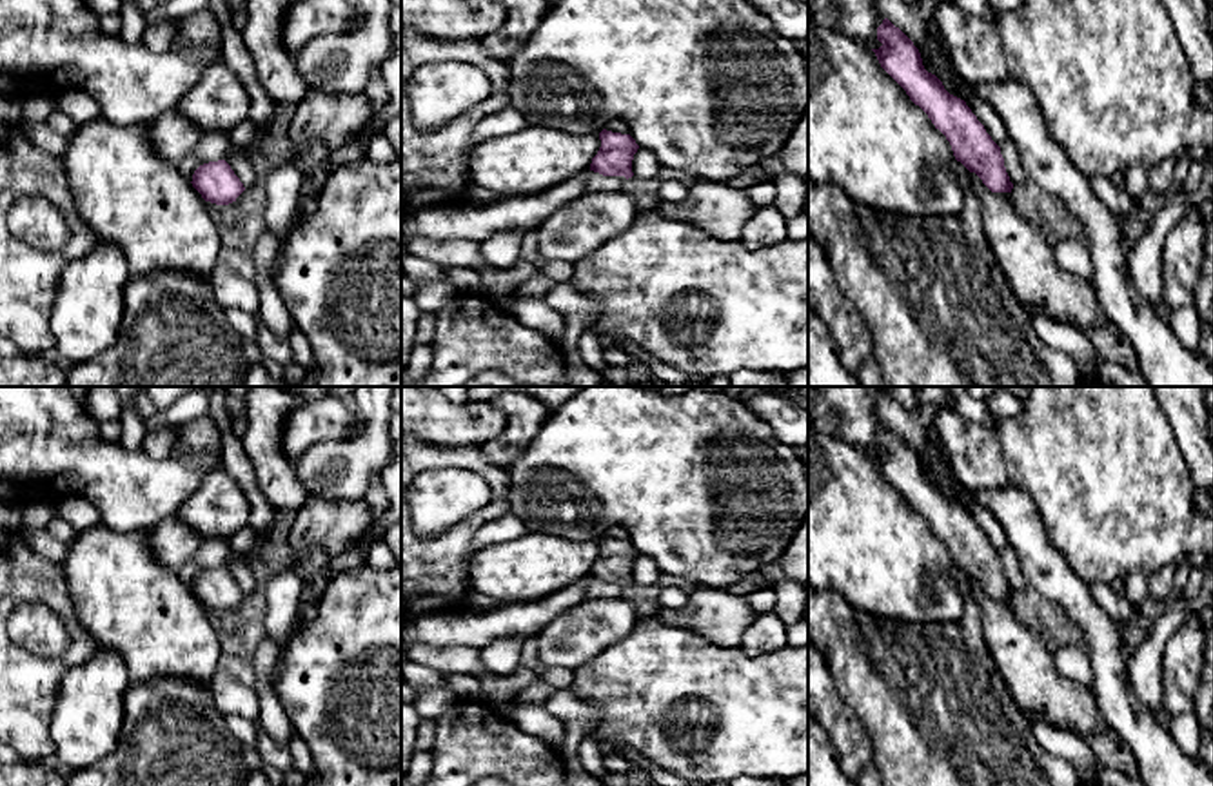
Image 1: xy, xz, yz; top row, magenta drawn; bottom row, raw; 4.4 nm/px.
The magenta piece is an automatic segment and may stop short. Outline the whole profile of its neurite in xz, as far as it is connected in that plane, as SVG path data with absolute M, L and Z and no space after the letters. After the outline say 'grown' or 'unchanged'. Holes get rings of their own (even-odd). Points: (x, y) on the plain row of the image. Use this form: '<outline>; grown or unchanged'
M603 535L599 539L601 554L592 565L590 577L603 583L634 583L632 566L639 552L630 541L612 539Z; unchanged

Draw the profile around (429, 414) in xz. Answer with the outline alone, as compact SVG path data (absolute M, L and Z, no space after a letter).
M401 387L401 430L434 447L483 447L507 418L492 401L452 403L439 387Z

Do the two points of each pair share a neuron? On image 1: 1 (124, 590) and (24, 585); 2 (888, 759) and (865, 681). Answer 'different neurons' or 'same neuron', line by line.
1: different neurons
2: same neuron

